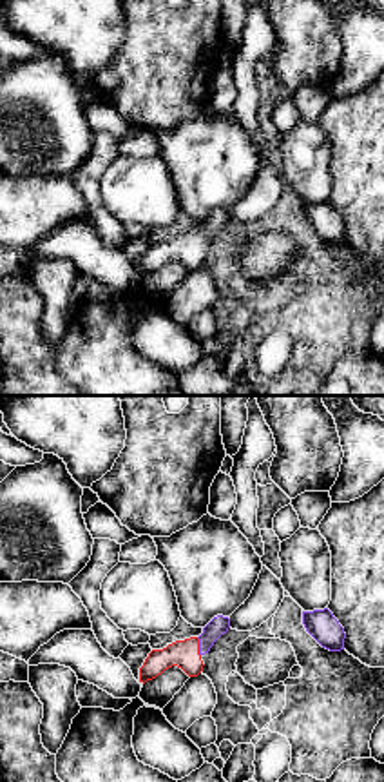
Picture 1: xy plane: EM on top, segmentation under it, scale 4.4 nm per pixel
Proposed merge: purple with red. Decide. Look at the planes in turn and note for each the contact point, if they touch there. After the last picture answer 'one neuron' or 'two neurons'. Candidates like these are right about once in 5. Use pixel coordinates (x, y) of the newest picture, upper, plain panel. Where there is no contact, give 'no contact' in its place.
contact (200, 240)

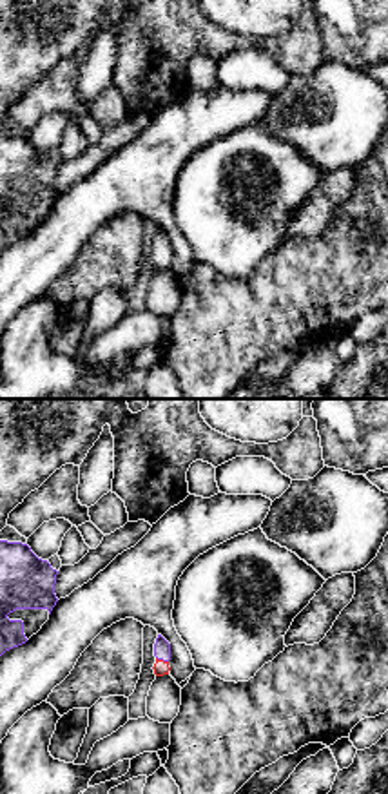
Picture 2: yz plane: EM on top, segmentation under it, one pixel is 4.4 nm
contact (162, 252)

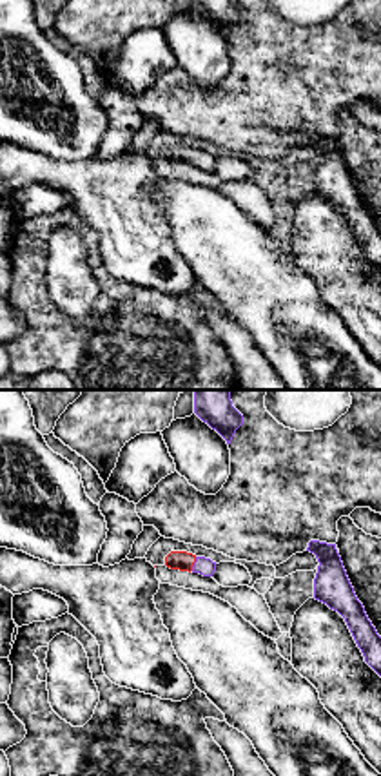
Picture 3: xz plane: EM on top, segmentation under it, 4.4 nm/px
contact (195, 158)

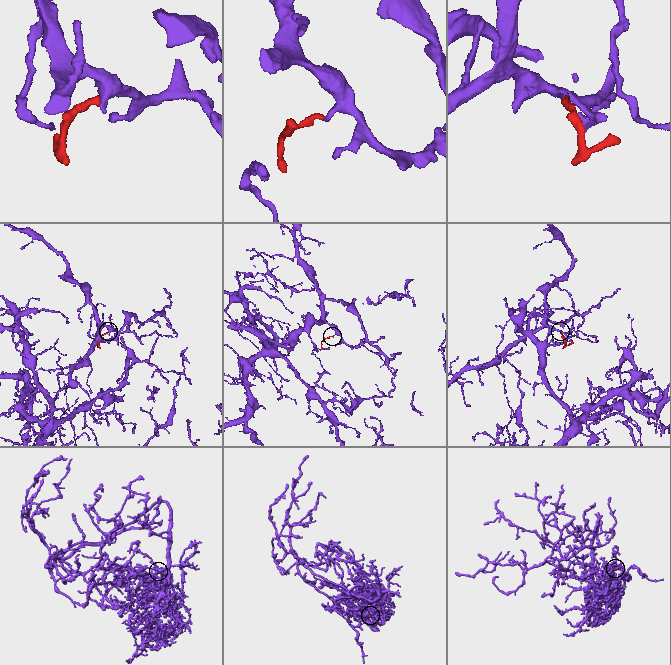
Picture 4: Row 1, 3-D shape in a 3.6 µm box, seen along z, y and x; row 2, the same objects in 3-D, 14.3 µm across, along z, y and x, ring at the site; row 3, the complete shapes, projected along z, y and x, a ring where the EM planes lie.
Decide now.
one neuron

